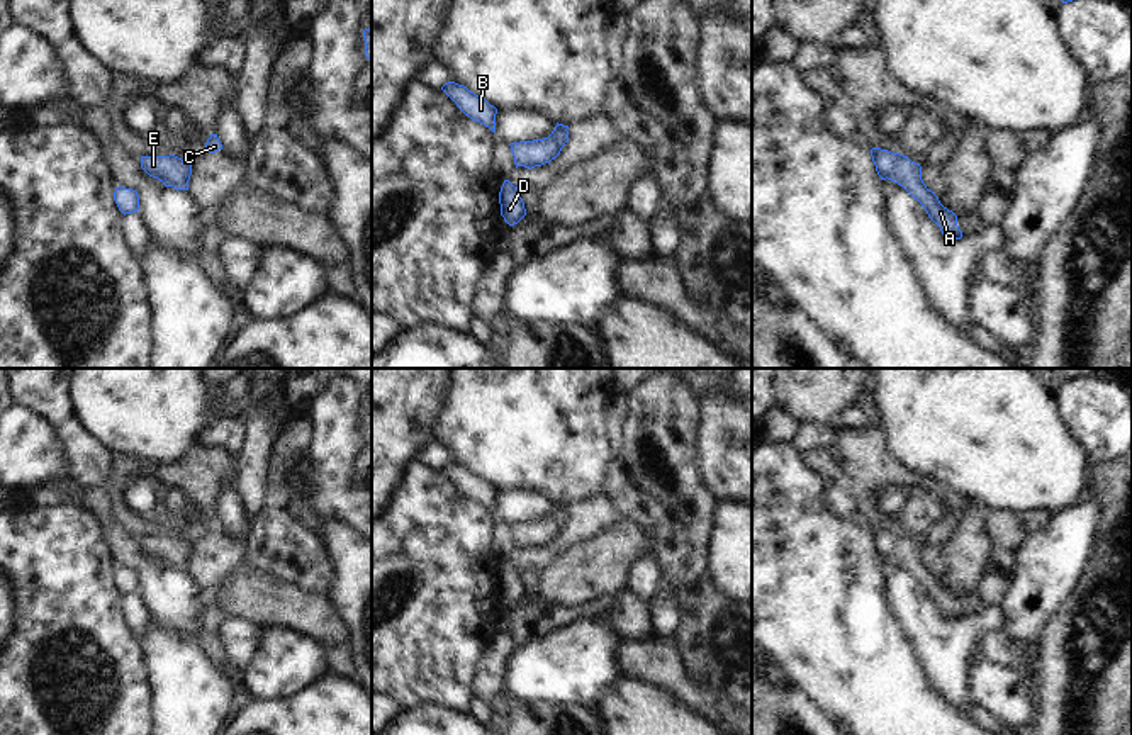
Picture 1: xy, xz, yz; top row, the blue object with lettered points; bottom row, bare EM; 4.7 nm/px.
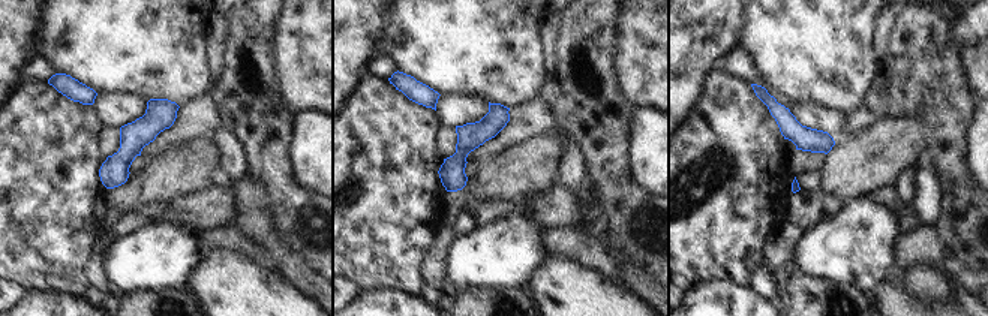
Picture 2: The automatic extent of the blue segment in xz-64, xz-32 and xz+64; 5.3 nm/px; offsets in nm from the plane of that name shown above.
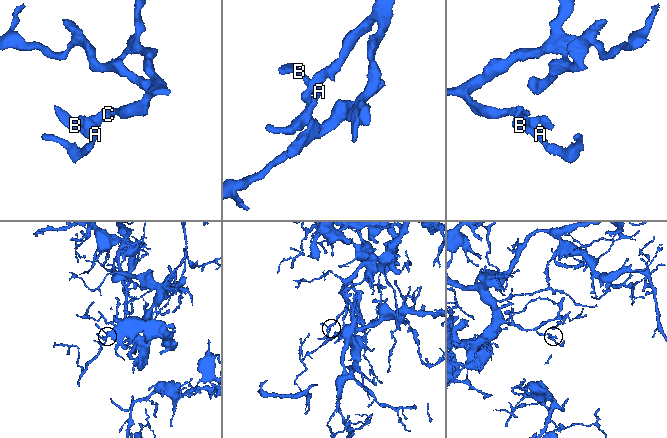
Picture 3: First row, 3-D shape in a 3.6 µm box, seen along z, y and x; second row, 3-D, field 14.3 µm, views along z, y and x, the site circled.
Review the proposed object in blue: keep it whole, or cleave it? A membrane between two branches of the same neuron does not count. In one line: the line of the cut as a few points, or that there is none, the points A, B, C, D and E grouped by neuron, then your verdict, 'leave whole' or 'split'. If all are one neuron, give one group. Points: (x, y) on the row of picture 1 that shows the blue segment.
no cut; A B C D E; leave whole

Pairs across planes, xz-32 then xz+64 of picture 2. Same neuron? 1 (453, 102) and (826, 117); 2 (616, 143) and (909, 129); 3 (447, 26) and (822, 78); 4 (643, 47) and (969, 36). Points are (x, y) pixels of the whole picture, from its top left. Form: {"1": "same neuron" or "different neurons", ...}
{"1": "same neuron", "2": "different neurons", "3": "same neuron", "4": "different neurons"}

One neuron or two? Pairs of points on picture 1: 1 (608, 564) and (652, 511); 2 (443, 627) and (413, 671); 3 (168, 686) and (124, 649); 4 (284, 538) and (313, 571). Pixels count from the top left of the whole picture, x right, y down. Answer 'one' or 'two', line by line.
1: two
2: one
3: two
4: one

